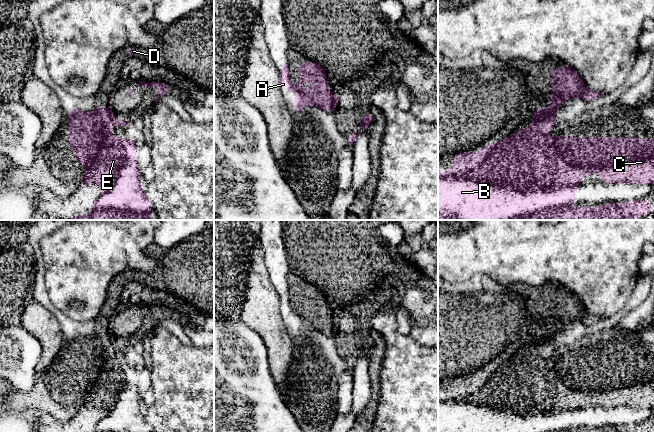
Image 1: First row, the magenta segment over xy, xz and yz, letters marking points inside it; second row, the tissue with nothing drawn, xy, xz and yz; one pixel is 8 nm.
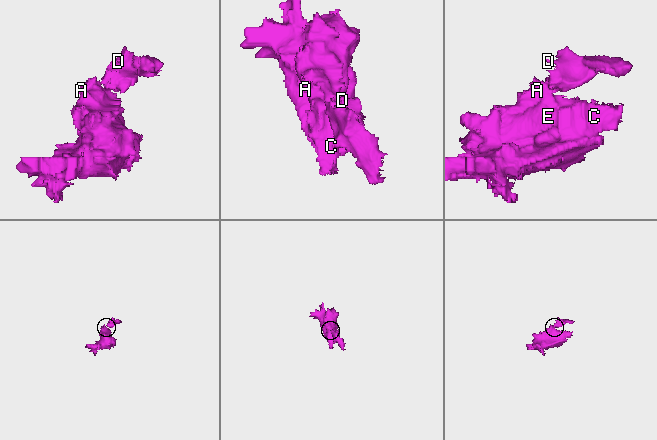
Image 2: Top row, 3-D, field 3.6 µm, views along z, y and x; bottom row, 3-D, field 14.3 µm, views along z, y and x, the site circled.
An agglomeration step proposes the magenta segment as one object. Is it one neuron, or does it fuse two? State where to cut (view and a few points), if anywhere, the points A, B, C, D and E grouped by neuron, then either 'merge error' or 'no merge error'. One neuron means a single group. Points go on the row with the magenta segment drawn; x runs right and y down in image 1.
cut yz (546, 109), (554, 111); groups A B C E / D; merge error

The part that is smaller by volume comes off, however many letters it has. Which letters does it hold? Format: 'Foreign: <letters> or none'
Foreign: D

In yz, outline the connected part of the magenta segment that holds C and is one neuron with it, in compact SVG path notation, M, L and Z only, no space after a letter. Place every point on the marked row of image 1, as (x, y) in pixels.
M539 108L531 115L531 125L520 128L513 135L495 143L487 143L483 149L469 154L459 151L452 158L452 169L438 172L438 220L638 220L641 215L652 214L652 201L633 199L624 203L604 203L599 207L566 207L576 198L577 187L581 177L588 174L599 174L603 184L654 184L654 139L639 137L568 137L545 136L546 130L555 128L555 111Z

